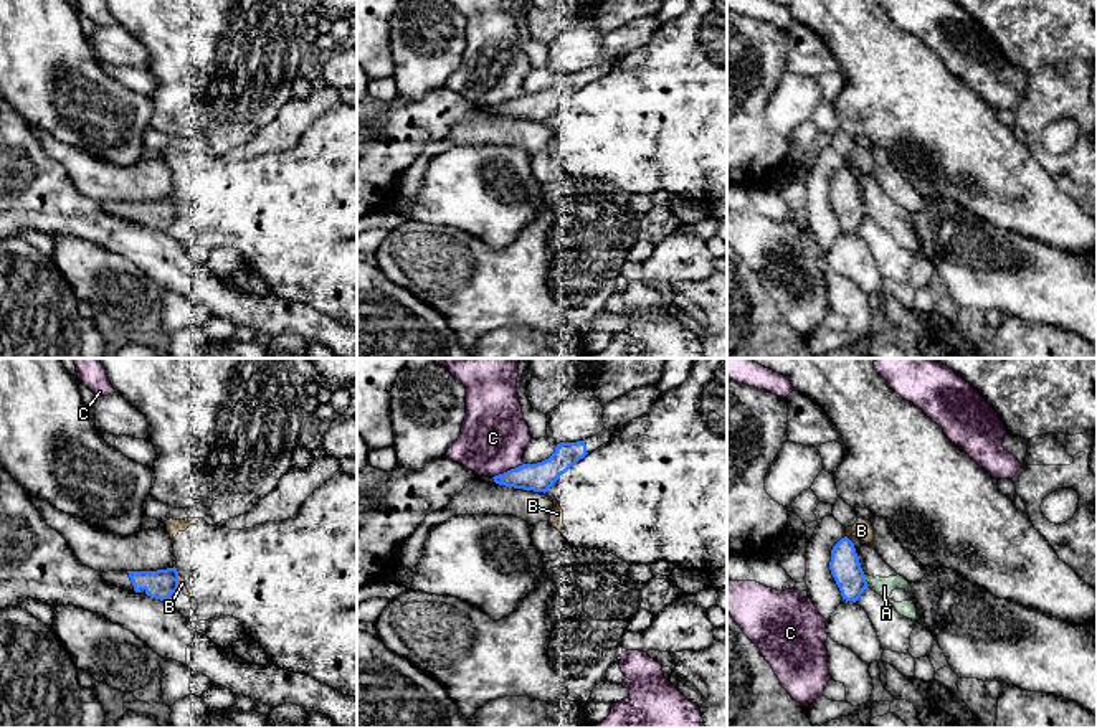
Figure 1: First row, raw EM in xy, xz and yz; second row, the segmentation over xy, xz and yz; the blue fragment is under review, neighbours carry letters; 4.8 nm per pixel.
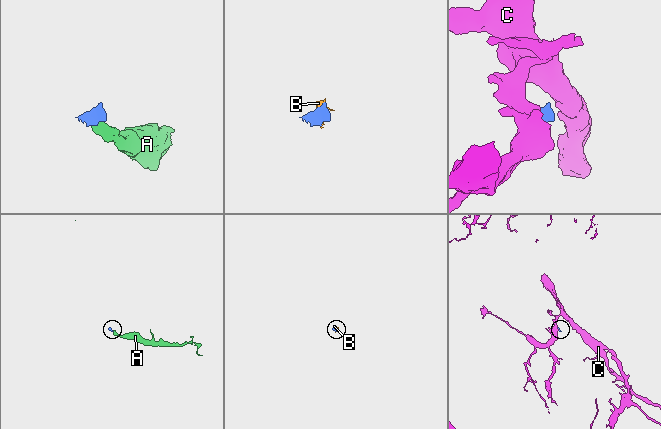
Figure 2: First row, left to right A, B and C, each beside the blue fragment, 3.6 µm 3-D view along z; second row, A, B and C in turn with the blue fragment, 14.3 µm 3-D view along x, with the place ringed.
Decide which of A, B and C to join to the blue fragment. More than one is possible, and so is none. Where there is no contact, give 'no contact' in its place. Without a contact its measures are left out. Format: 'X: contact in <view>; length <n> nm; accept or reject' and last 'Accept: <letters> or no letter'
A: contact in yz; length 40 nm; reject
B: contact in yz; length 60 nm; reject
C: contact in xz; length 170 nm; reject
Accept: no letter

